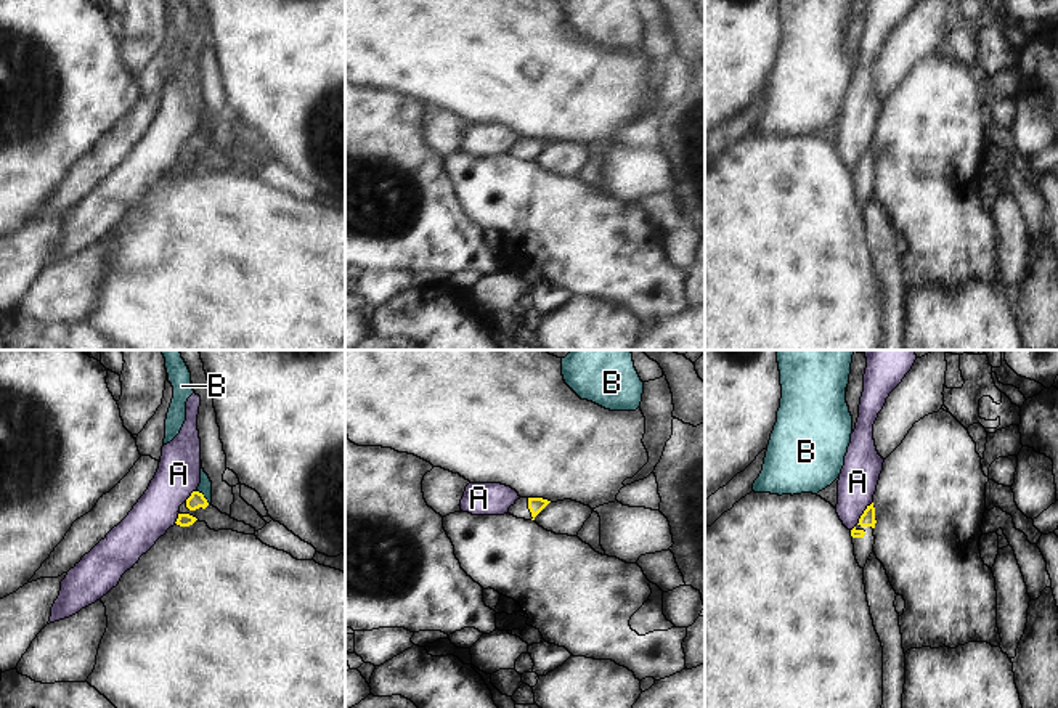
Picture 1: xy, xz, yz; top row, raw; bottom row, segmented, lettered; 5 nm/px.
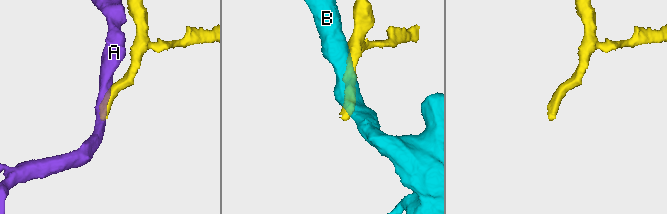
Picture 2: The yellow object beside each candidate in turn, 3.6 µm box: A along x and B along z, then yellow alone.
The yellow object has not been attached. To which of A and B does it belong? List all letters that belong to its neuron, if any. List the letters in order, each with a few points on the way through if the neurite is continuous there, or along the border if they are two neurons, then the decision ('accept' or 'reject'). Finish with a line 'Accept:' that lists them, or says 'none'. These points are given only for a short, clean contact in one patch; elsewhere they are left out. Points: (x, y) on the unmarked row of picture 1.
A: reject
B: border along xy (196, 130), (209, 143); reject
Accept: none

